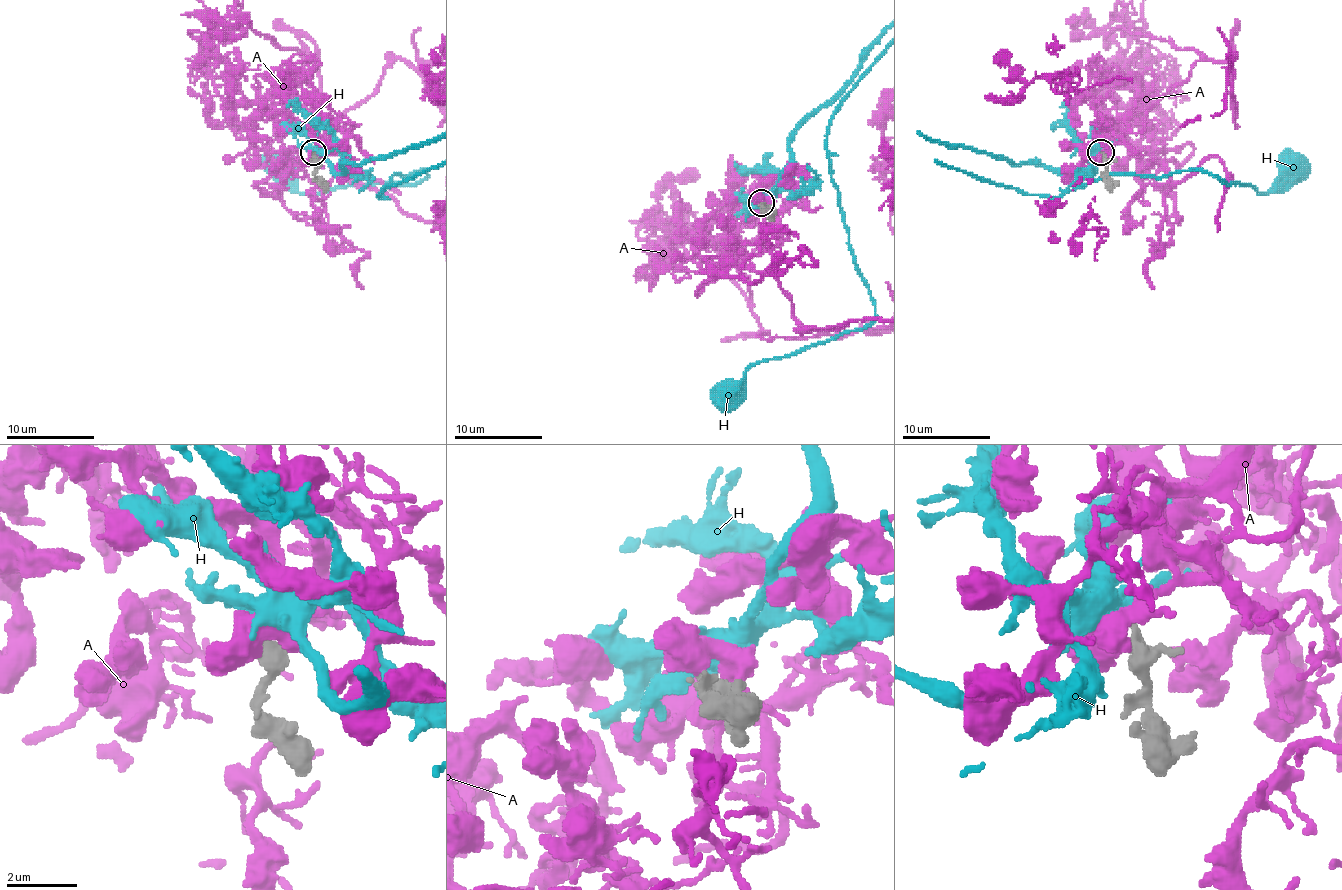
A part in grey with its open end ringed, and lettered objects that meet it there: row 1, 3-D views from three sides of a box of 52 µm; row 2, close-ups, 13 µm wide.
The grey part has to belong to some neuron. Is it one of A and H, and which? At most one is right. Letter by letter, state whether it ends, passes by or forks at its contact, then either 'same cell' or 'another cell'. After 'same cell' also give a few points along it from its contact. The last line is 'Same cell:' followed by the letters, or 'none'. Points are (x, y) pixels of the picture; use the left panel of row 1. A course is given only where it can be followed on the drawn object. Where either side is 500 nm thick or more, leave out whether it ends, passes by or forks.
A: another cell
H: it passes by; same cell
Same cell: H

